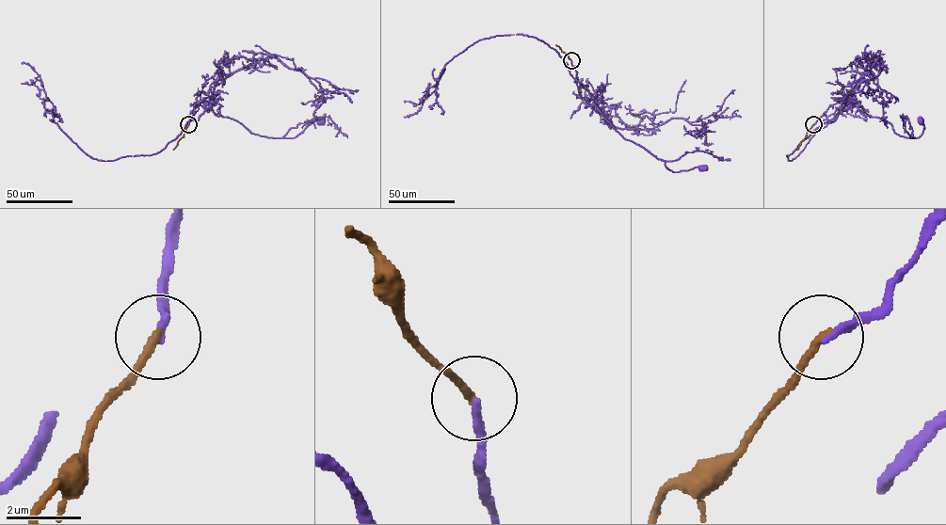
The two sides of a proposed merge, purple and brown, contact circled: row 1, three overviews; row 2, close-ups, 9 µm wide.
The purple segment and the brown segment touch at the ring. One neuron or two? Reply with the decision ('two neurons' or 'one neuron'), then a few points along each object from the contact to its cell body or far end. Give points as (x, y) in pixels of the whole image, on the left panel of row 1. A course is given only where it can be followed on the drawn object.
two neurons; course purple (188, 124), (200, 94), (200, 104), (209, 103), (216, 115), (269, 137), (282, 138), (299, 123), (321, 120); course brown (188, 124), (173, 150)

